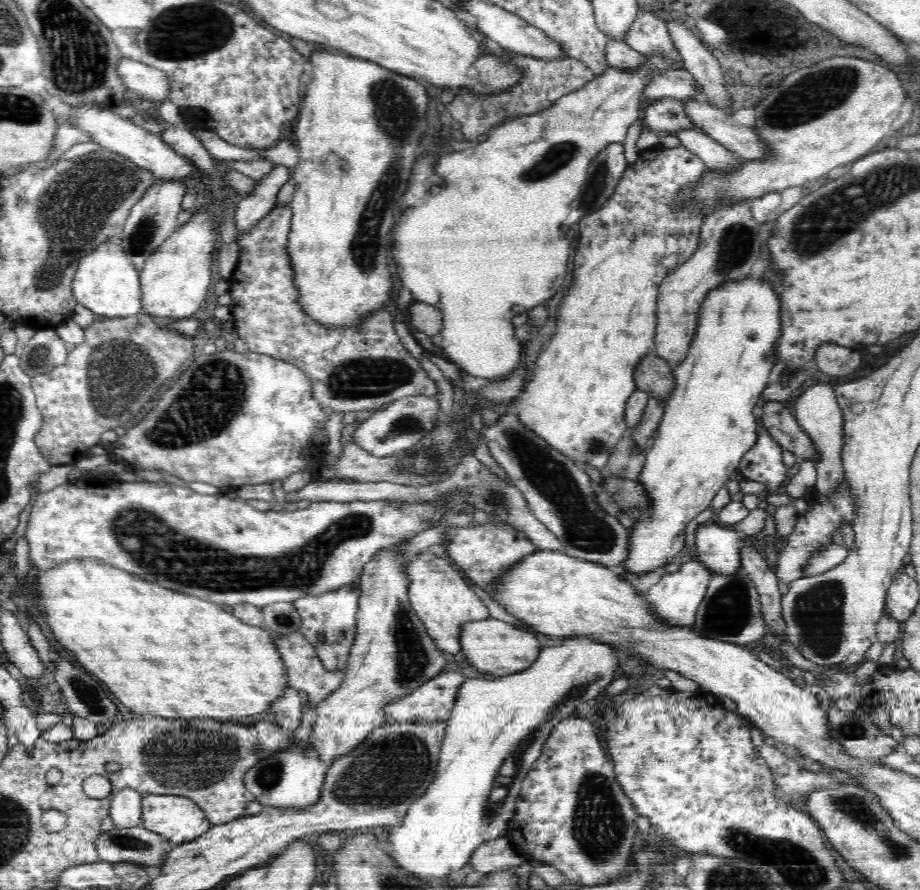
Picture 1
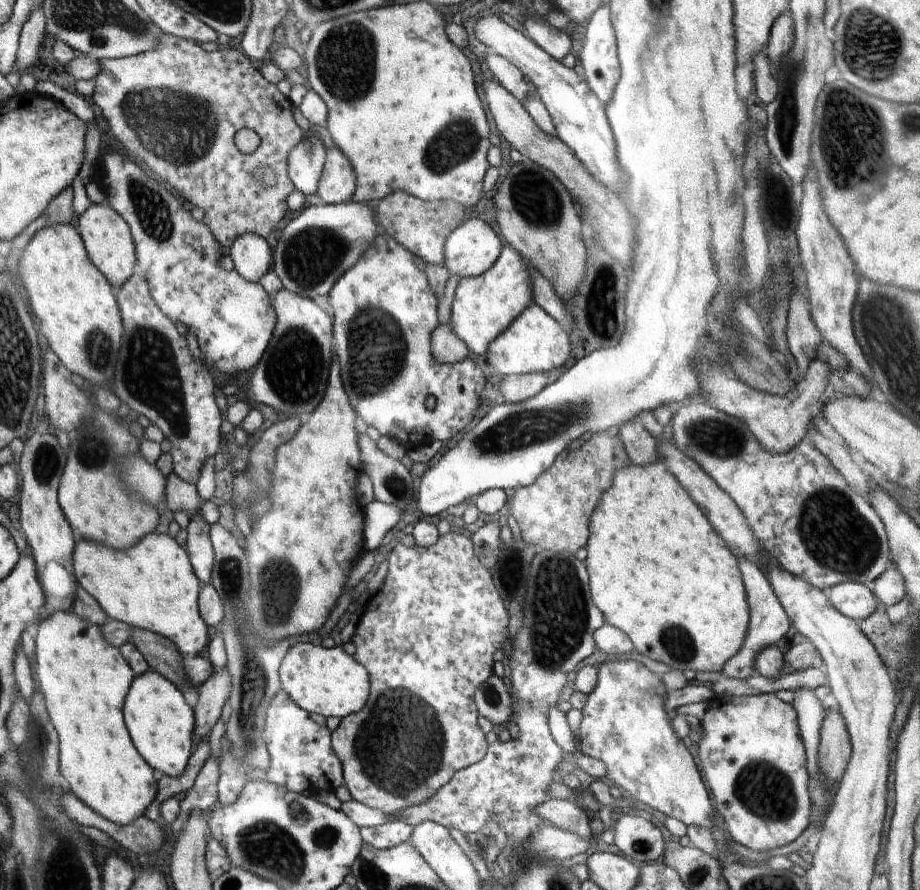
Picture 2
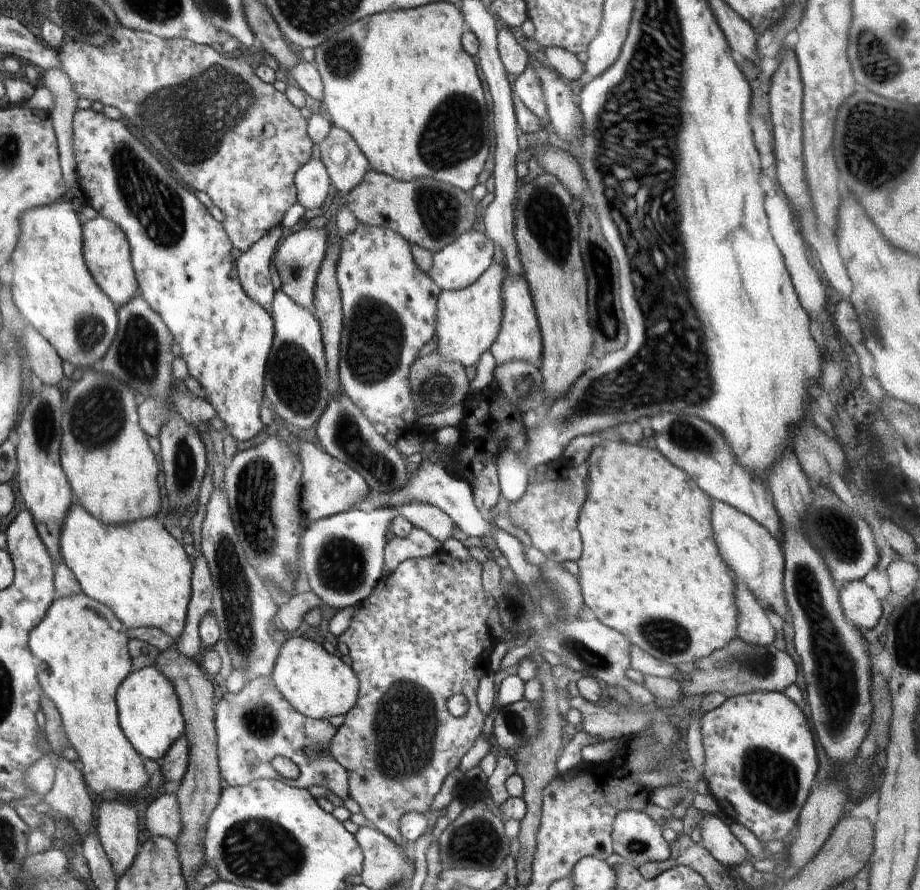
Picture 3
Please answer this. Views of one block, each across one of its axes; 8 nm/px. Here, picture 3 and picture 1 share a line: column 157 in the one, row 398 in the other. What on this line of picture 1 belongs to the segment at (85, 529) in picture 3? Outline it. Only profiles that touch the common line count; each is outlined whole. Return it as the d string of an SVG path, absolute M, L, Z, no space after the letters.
M659 143L652 149L648 148L640 150L638 158L632 164L628 165L628 168L622 174L622 180L618 182L614 194L604 202L604 206L601 206L601 210L596 210L593 214L584 216L579 222L579 234L576 250L574 254L574 284L570 286L568 290L568 296L564 300L564 304L560 306L558 310L558 328L556 334L552 336L548 347L537 357L536 368L534 368L533 375L530 376L529 382L520 392L520 395L514 402L514 408L516 408L519 421L529 428L534 434L537 434L542 440L545 440L554 450L561 452L564 456L567 456L570 460L573 460L575 464L580 465L588 464L588 466L594 466L596 470L601 471L606 466L612 450L616 448L616 444L622 438L622 434L626 432L625 410L626 403L631 397L631 394L637 389L637 385L634 381L634 369L642 358L646 358L648 353L654 351L655 344L655 328L657 325L656 318L656 305L657 305L657 288L662 282L664 277L671 275L674 269L681 264L684 264L698 248L698 241L700 236L699 228L704 224L705 216L702 214L702 208L699 206L680 206L675 208L675 198L680 189L691 189L703 175L706 170L704 161L692 151L686 149L686 147L678 147L672 149L665 149Z

